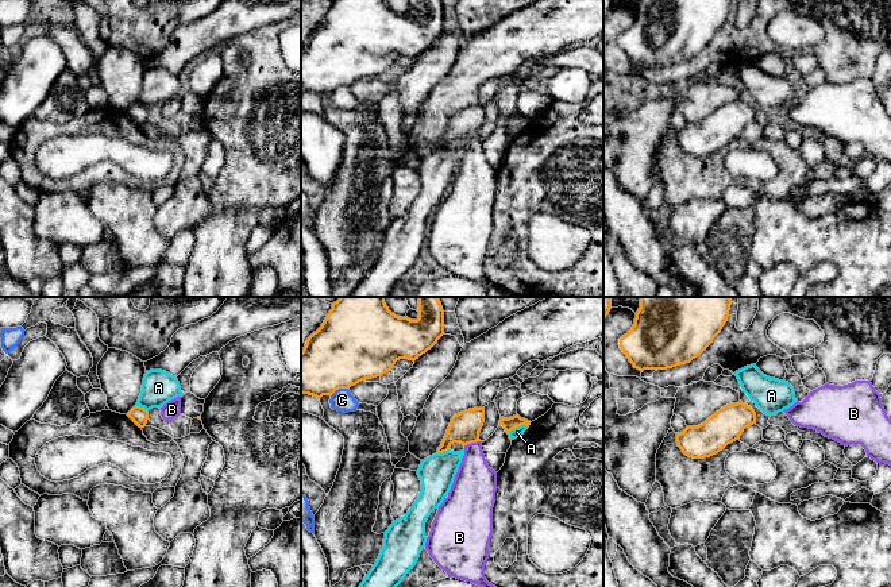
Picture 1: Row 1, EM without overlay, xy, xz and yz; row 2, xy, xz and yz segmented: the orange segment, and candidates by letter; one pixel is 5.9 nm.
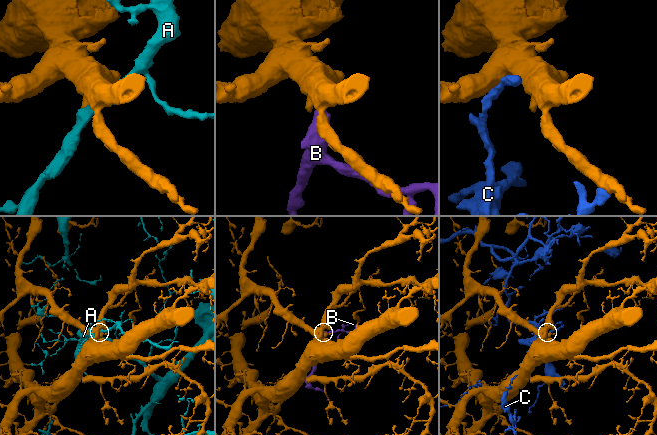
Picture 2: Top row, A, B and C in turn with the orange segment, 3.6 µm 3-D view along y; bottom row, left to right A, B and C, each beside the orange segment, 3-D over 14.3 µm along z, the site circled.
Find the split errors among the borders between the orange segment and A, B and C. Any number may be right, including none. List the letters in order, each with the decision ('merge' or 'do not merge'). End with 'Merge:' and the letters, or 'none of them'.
A: do not merge
B: merge
C: do not merge
Merge: B

